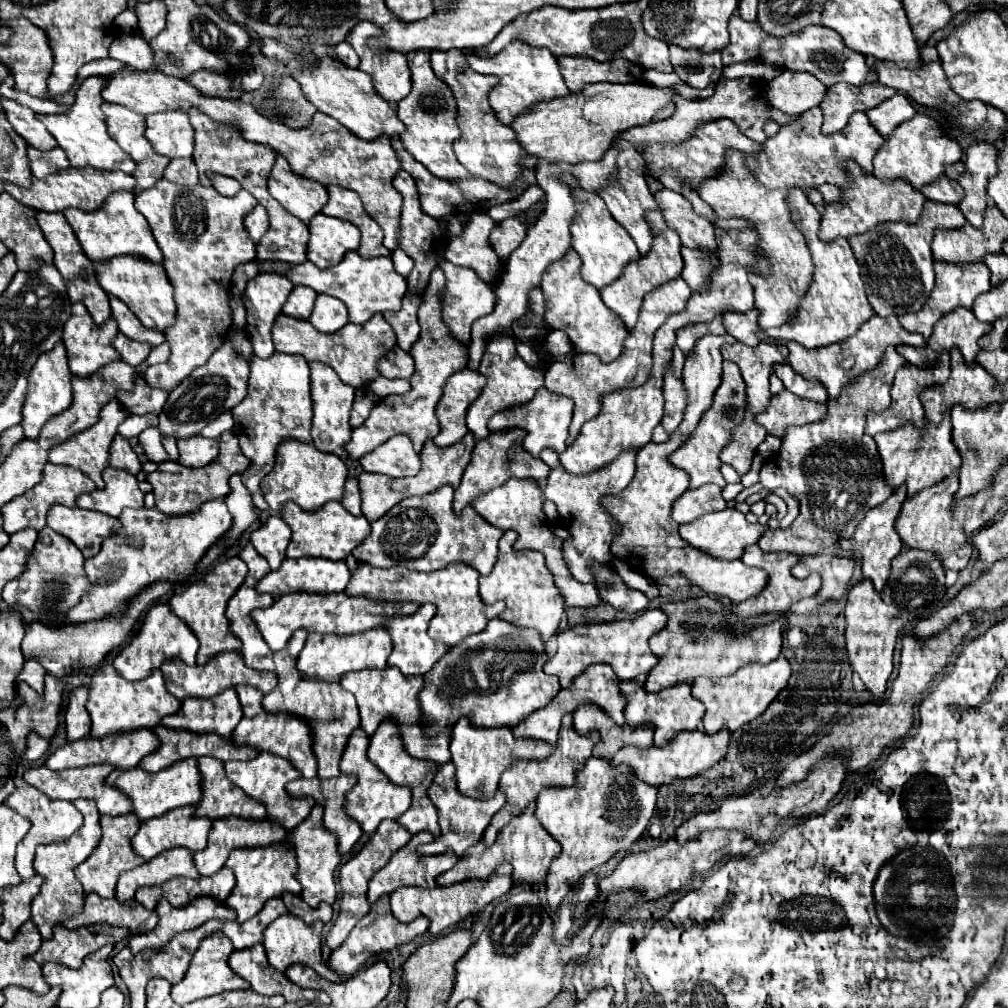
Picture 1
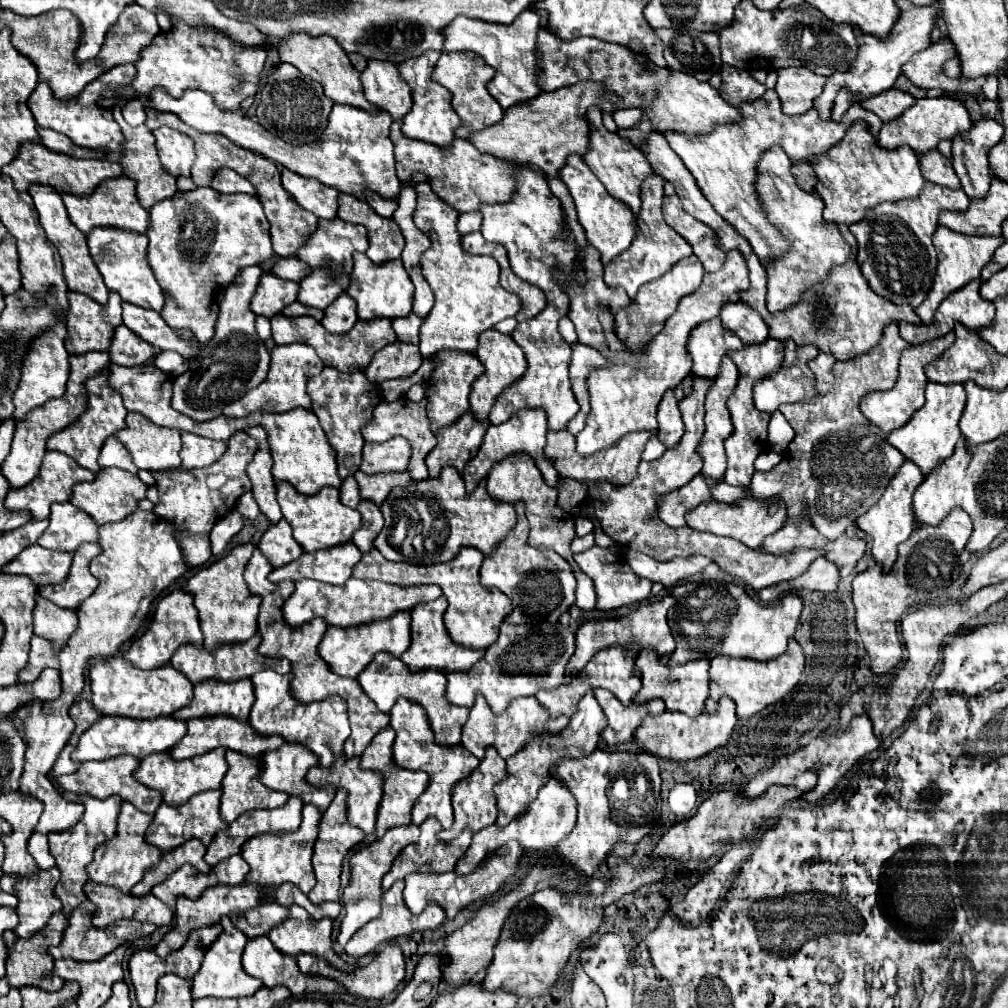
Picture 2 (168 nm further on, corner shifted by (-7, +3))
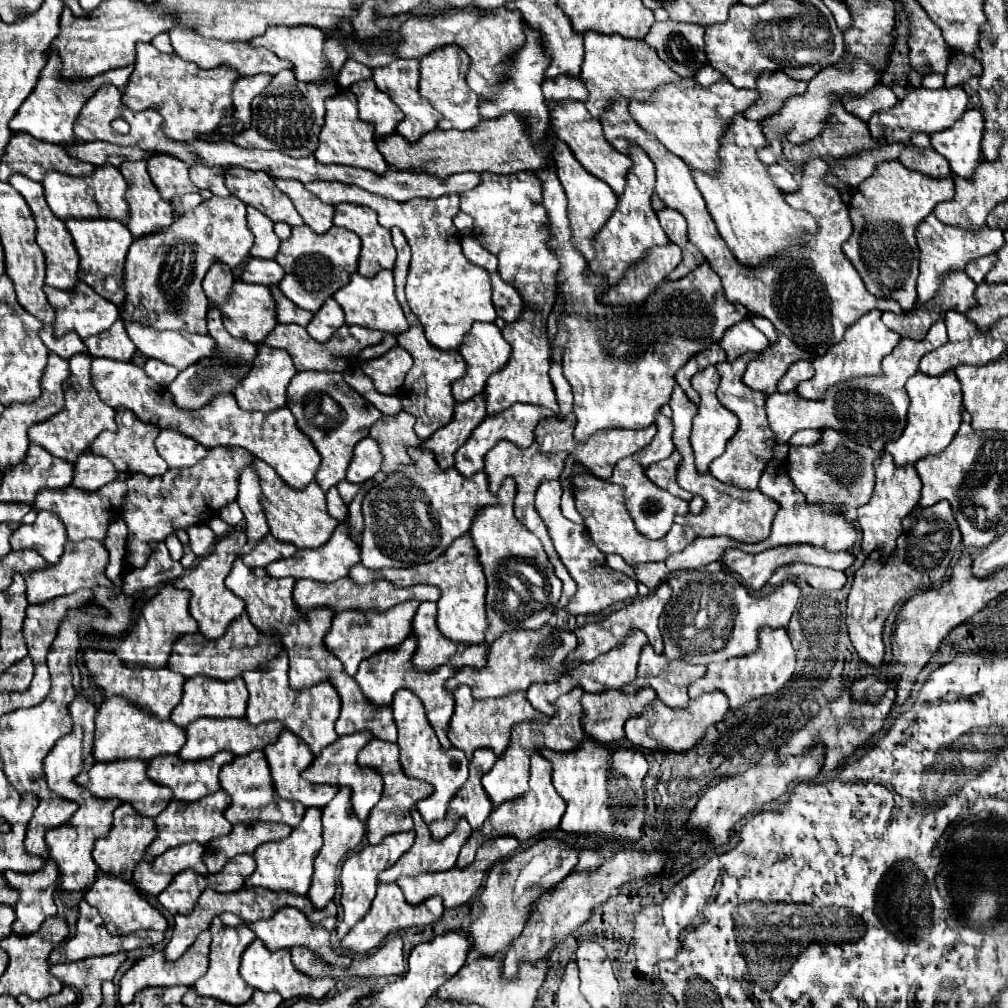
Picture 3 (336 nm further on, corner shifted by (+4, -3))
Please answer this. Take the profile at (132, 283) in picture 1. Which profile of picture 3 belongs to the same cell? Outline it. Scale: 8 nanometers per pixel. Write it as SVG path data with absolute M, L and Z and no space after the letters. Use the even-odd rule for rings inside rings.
M66 222L68 232L74 238L74 246L80 256L80 270L78 278L86 282L96 294L102 294L116 306L122 306L126 300L124 290L124 262L130 244L134 242L130 230L120 226L120 222Z

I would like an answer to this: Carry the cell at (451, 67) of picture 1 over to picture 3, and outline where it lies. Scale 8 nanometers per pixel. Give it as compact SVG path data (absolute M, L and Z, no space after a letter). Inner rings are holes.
M458 46L436 50L436 54L420 60L420 96L426 98L438 112L442 112L444 118L438 122L440 130L472 130L482 120L478 110L478 96L466 84L468 70L470 58Z

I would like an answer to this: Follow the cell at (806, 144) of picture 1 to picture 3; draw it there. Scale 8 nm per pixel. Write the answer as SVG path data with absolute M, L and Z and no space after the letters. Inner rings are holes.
M694 78L664 84L652 102L630 102L630 114L638 126L656 136L664 148L682 158L690 168L716 174L720 168L720 140L726 134L732 118L744 114L758 100L758 90L738 90L728 80L710 88L700 88Z

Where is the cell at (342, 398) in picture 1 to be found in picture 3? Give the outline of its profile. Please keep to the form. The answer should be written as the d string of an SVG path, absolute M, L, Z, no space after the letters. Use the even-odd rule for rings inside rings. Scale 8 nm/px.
M298 372L290 386L288 386L288 404L286 404L298 428L312 440L316 450L322 456L320 470L316 474L318 486L326 492L328 488L336 486L346 478L348 464L352 462L354 446L368 436L370 426L380 418L380 410L376 410L364 396L352 390L342 374L312 374L312 372Z

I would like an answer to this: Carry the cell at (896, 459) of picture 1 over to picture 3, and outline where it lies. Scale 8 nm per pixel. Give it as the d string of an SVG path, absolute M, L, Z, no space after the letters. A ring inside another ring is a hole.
M918 372L906 382L906 392L910 396L908 424L896 442L884 446L884 452L894 458L896 466L908 466L926 456L938 456L952 442L962 420L962 392L954 372L946 376L926 376Z

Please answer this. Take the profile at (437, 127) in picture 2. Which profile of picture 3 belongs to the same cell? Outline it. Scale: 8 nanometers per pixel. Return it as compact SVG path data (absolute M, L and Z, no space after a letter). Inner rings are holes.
M400 60L400 62L392 62L392 66L384 66L380 70L372 70L372 78L376 82L376 86L380 90L384 90L404 112L404 120L396 126L396 132L400 136L404 136L408 142L416 142L422 134L432 132L438 122L442 120L442 114L430 106L430 102L426 102L426 98L422 98L418 94L418 80L420 80L420 62L418 60Z

